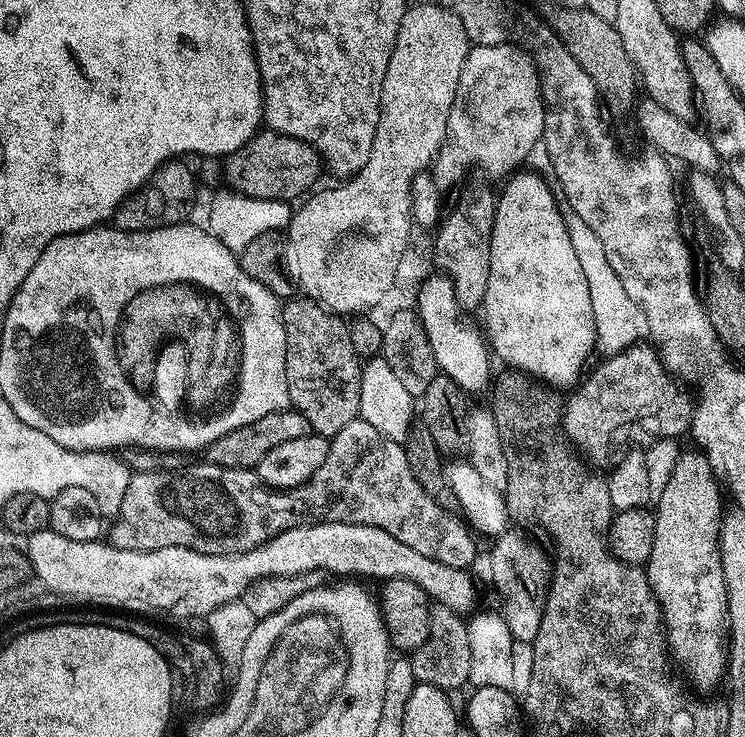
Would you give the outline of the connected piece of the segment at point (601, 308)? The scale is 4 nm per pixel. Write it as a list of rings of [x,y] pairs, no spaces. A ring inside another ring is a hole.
[[[573,217],[572,238],[574,244],[574,258],[578,258],[578,266],[582,266],[582,274],[586,274],[586,286],[590,286],[590,306],[592,307],[592,327],[594,329],[594,348],[601,357],[607,358],[618,354],[631,347],[633,344],[641,343],[648,336],[646,326],[646,314],[622,290],[622,282],[618,274],[610,266],[606,259],[606,250],[602,247],[602,241],[595,236],[594,230],[582,222],[582,218]]]

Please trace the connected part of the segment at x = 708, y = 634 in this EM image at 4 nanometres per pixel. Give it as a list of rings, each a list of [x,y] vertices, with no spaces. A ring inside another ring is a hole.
[[[681,451],[678,462],[674,462],[674,474],[670,474],[670,482],[666,482],[666,490],[662,490],[662,494],[655,501],[654,550],[650,550],[646,571],[652,592],[660,604],[660,613],[664,615],[666,635],[675,655],[677,652],[692,667],[694,675],[701,676],[704,680],[714,680],[718,676],[723,677],[726,672],[724,635],[728,604],[720,561],[721,485],[703,451],[695,451]]]

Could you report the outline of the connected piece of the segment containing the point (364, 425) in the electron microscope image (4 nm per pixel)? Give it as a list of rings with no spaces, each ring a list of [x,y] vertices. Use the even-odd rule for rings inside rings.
[[[359,418],[351,420],[346,426],[342,426],[342,430],[338,430],[338,434],[331,437],[326,462],[322,462],[322,466],[318,466],[318,470],[314,470],[314,474],[301,488],[273,490],[260,483],[260,477],[256,475],[255,471],[247,468],[223,468],[207,462],[194,464],[190,468],[180,468],[177,472],[164,471],[139,472],[131,477],[129,485],[126,487],[125,498],[122,500],[120,513],[112,524],[114,526],[110,540],[117,548],[138,550],[139,552],[162,550],[163,548],[185,548],[186,550],[198,550],[198,554],[233,556],[234,554],[242,554],[246,550],[254,550],[254,546],[262,546],[262,542],[274,538],[279,532],[296,528],[300,524],[361,524],[362,526],[374,526],[378,530],[384,530],[386,534],[390,534],[390,538],[396,538],[398,542],[402,542],[402,546],[410,546],[410,550],[416,550],[418,554],[422,554],[426,558],[437,560],[442,566],[454,566],[455,568],[468,570],[471,569],[471,564],[476,560],[476,544],[472,541],[474,536],[467,523],[463,519],[457,518],[455,520],[454,517],[448,516],[452,514],[437,506],[428,497],[426,490],[422,490],[422,486],[418,486],[418,478],[414,478],[414,474],[410,470],[410,462],[405,447],[382,434],[378,434],[378,430],[374,430],[374,426],[370,426],[370,422]]]

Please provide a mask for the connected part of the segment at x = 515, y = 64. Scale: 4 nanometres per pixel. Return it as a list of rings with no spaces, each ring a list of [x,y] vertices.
[[[507,42],[498,46],[469,47],[468,57],[462,66],[456,97],[450,110],[444,144],[430,169],[436,184],[448,190],[451,184],[465,179],[464,170],[470,164],[478,164],[492,176],[507,177],[521,167],[520,164],[544,139],[544,99],[540,89],[540,73],[536,71],[532,57],[523,48]]]

